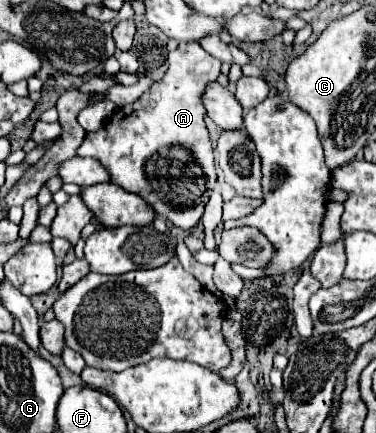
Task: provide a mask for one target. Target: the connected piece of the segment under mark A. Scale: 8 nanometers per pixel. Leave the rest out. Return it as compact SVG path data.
M180 42L178 48L168 54L168 64L168 72L160 82L152 84L136 102L122 106L120 114L116 114L104 128L86 134L86 140L78 148L78 156L90 156L102 162L114 184L142 196L146 202L154 204L156 214L164 216L174 226L188 230L202 218L204 206L216 184L214 150L204 124L206 108L200 102L200 94L204 92L206 84L218 78L220 60L202 50L198 42Z

